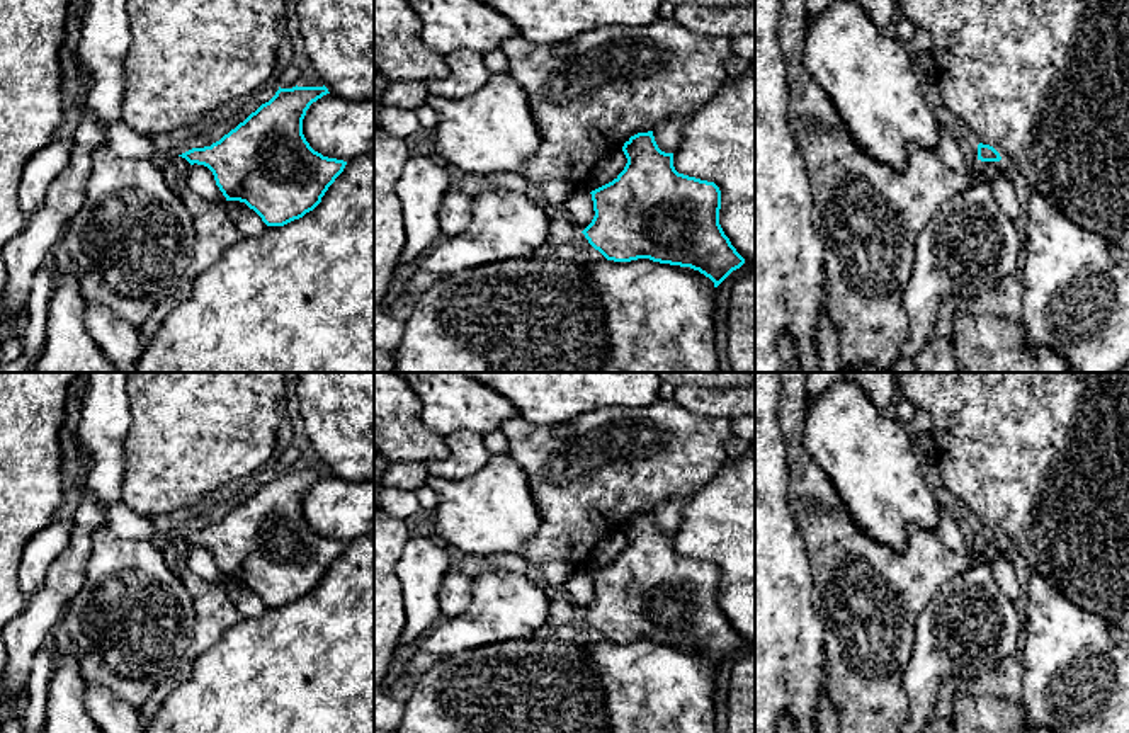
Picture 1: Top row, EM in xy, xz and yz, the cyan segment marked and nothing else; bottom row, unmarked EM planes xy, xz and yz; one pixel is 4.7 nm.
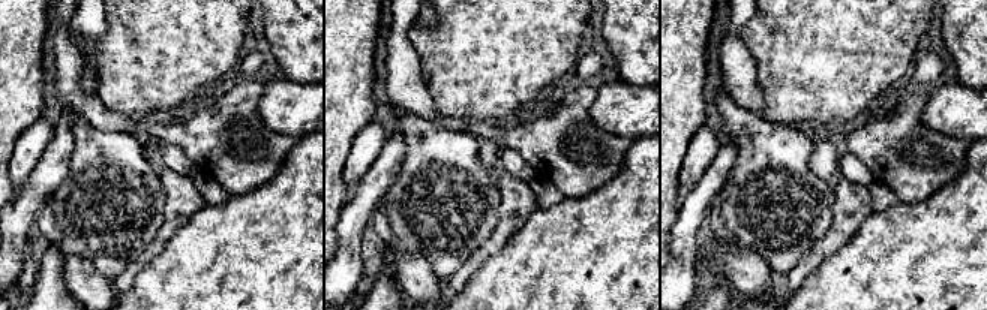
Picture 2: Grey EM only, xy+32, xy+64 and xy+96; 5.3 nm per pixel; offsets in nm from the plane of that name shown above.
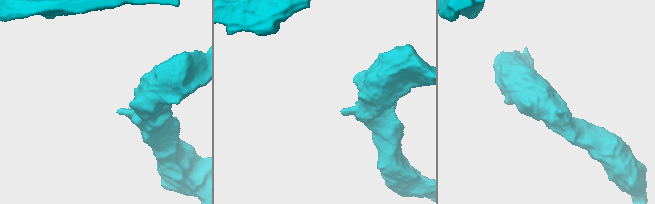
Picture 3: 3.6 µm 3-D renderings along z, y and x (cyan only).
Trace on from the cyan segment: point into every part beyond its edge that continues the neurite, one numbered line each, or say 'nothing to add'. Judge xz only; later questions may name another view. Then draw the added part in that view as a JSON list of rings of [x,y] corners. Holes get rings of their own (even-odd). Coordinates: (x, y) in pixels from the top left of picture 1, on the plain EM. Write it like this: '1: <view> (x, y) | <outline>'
nothing to add

